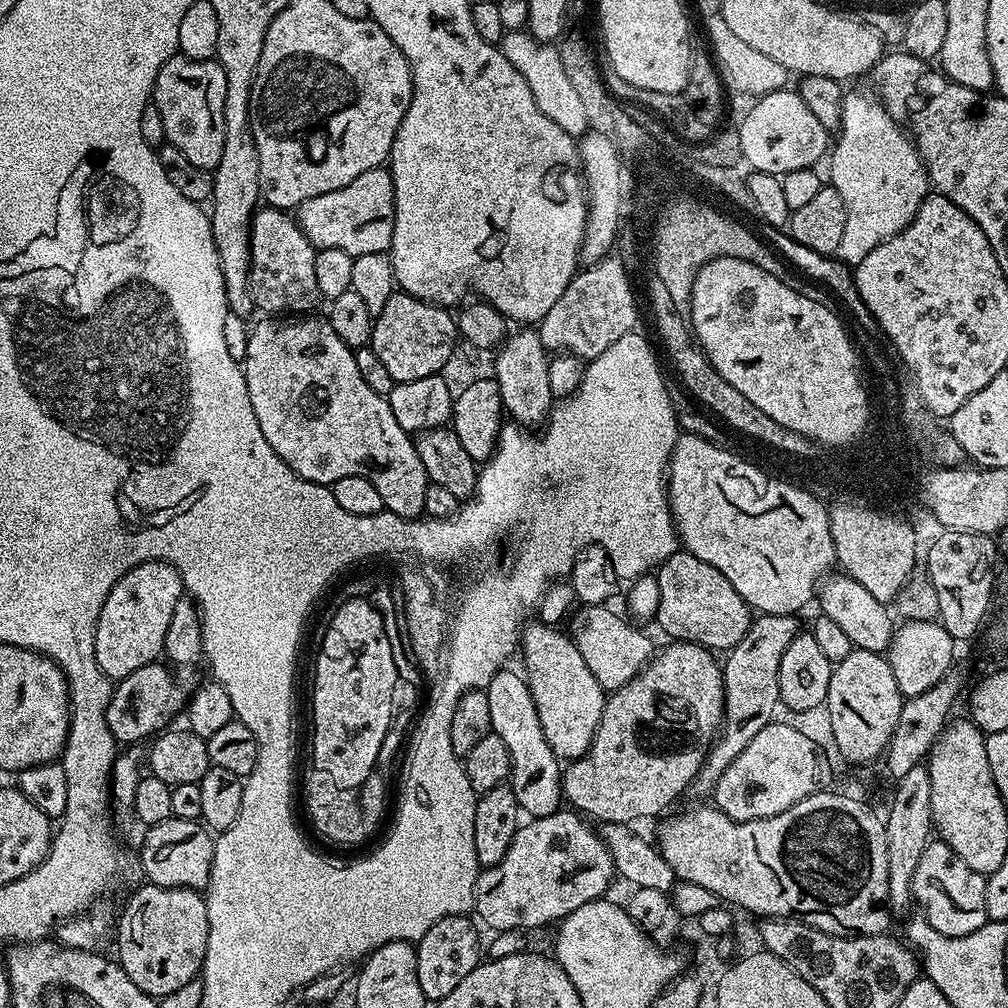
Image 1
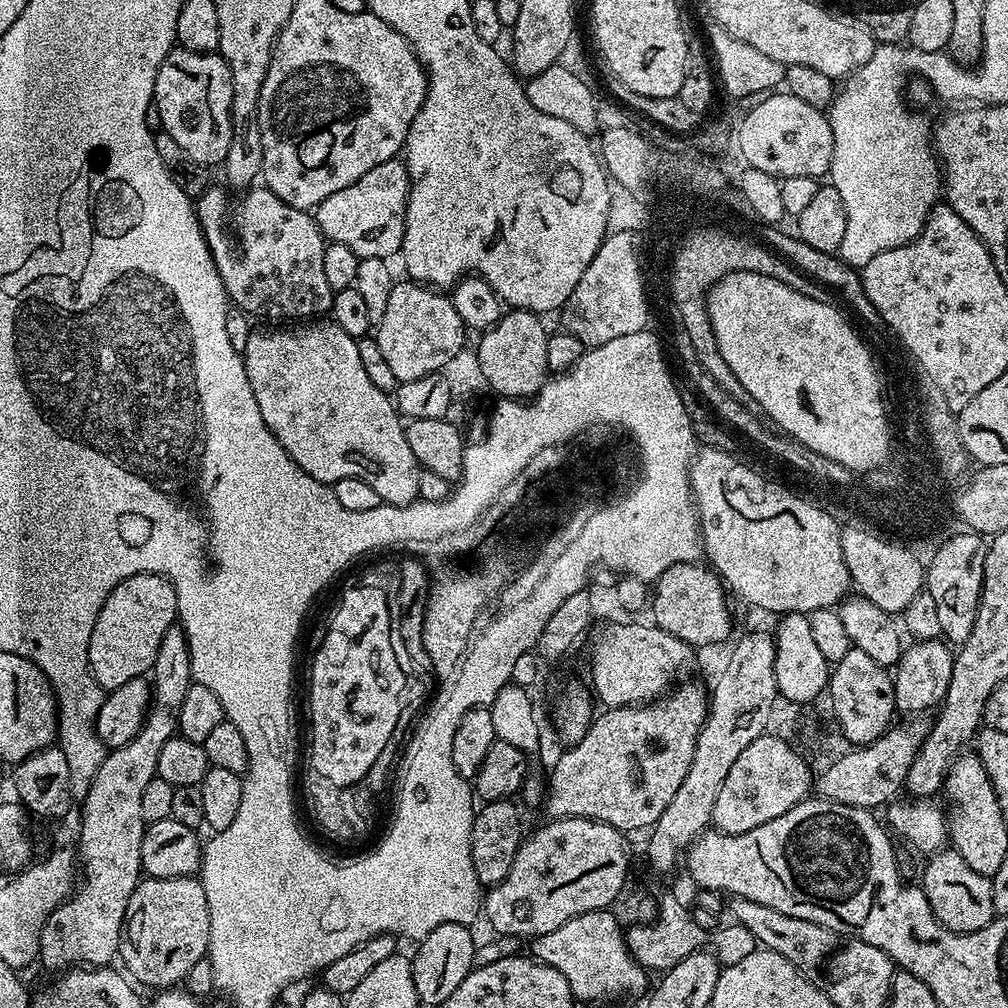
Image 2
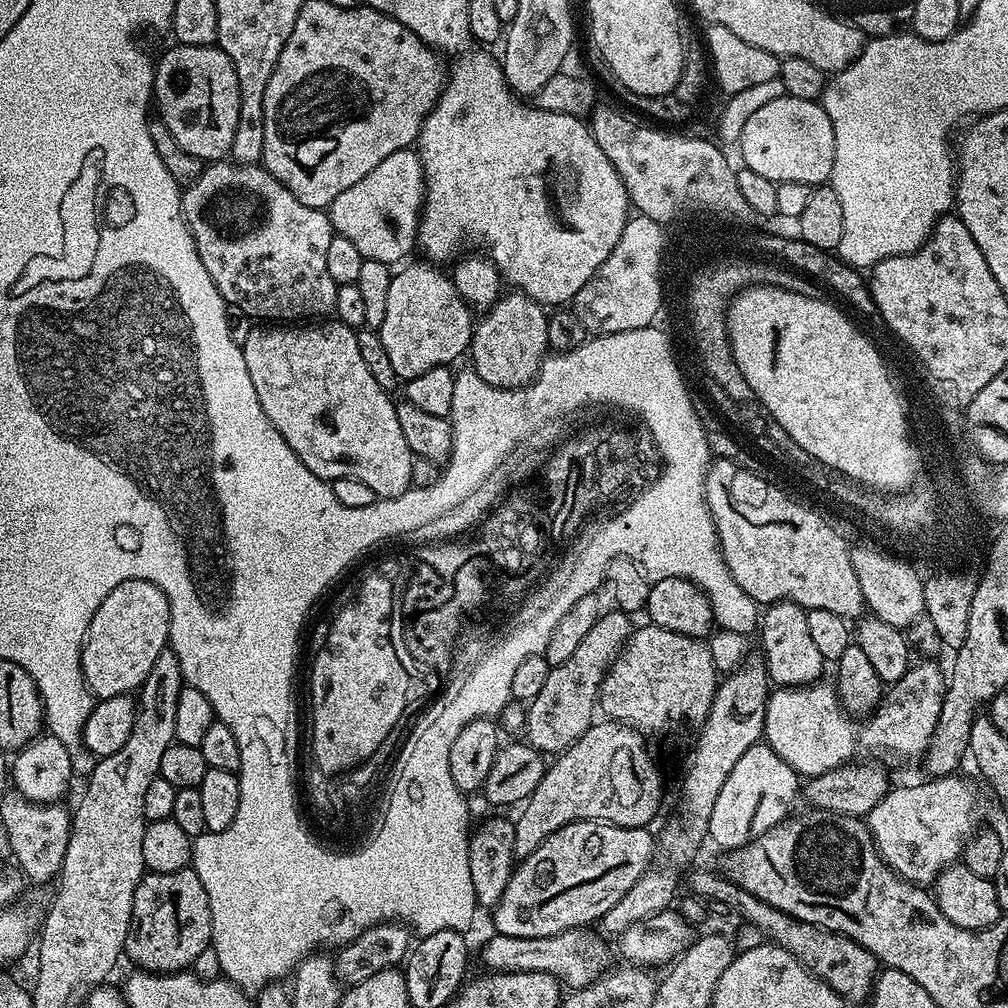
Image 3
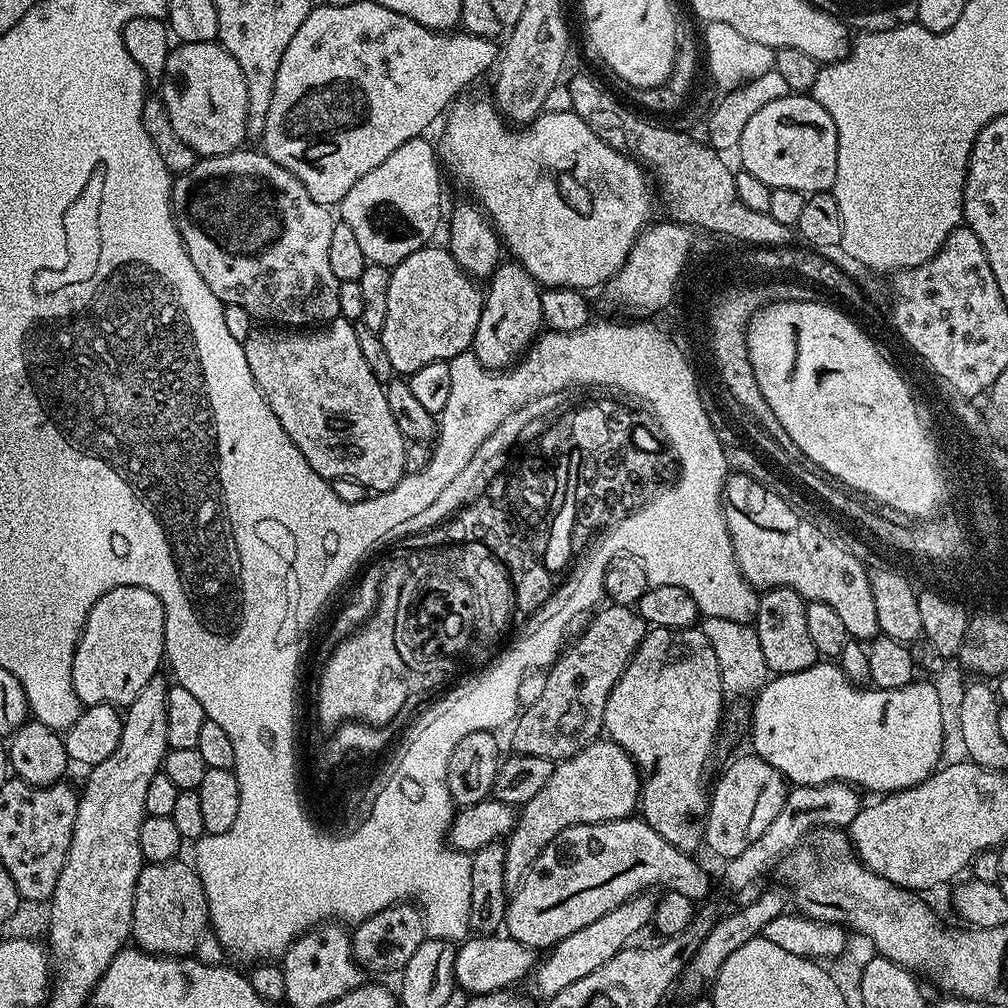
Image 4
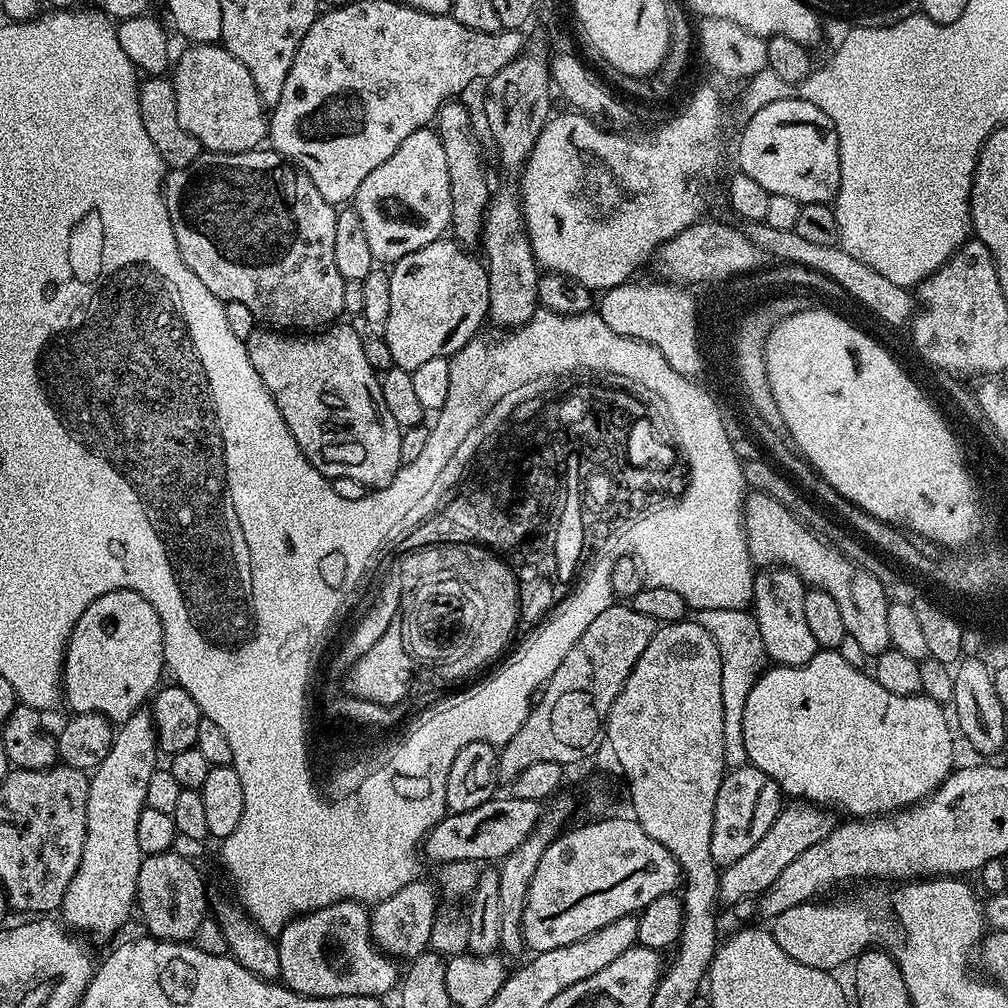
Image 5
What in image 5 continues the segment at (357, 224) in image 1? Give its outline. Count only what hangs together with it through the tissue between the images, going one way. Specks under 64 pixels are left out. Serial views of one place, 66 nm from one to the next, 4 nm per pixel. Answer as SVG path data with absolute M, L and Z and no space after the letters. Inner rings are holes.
M431 127L419 128L358 186L354 211L362 218L362 230L370 244L373 261L391 266L397 260L430 246L452 227L450 214L450 176L440 133Z

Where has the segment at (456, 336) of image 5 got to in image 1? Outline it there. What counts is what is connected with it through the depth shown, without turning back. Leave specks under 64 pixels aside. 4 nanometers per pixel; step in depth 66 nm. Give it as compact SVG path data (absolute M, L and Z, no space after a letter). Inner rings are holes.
M397 290L392 293L390 302L386 302L382 314L374 318L370 347L386 365L392 381L401 384L440 374L457 343L456 318L449 309Z

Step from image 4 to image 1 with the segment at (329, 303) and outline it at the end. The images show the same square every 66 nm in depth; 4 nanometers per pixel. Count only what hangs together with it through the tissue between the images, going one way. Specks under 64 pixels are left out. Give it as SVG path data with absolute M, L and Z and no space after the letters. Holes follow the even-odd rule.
M264 206L257 211L256 215L252 217L252 265L250 266L250 290L252 291L252 303L257 309L261 308L264 314L308 314L313 311L312 307L316 303L321 303L322 297L318 290L318 274L314 272L314 262L316 261L316 254L318 249L306 238L306 234L296 223L295 219L287 211L273 208L271 206Z

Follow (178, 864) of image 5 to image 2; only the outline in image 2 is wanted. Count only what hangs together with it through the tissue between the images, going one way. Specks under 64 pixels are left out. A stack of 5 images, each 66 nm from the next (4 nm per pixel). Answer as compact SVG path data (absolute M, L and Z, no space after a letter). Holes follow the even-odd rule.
M196 876L178 878L141 879L134 894L130 894L130 906L126 906L124 929L120 935L119 963L123 971L137 985L145 984L151 990L167 990L183 985L190 970L198 960L207 957L210 942L210 910L206 902L206 890Z

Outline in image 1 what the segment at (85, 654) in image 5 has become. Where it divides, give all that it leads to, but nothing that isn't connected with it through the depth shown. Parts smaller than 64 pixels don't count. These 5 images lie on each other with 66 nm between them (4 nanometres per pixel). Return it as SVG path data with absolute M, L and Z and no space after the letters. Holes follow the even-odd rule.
M151 560L150 562L142 562L138 566L134 566L134 570L130 570L122 578L118 578L118 582L114 586L114 590L110 590L110 594L102 606L102 614L98 618L96 637L94 638L94 654L98 658L98 666L108 676L109 681L119 682L121 680L125 680L127 676L134 674L134 670L145 668L146 665L153 663L153 661L155 661L157 657L163 653L164 643L166 642L166 629L170 626L170 618L174 614L174 606L178 606L178 602L184 595L184 583L178 574L178 570L173 564L167 564L165 560Z

